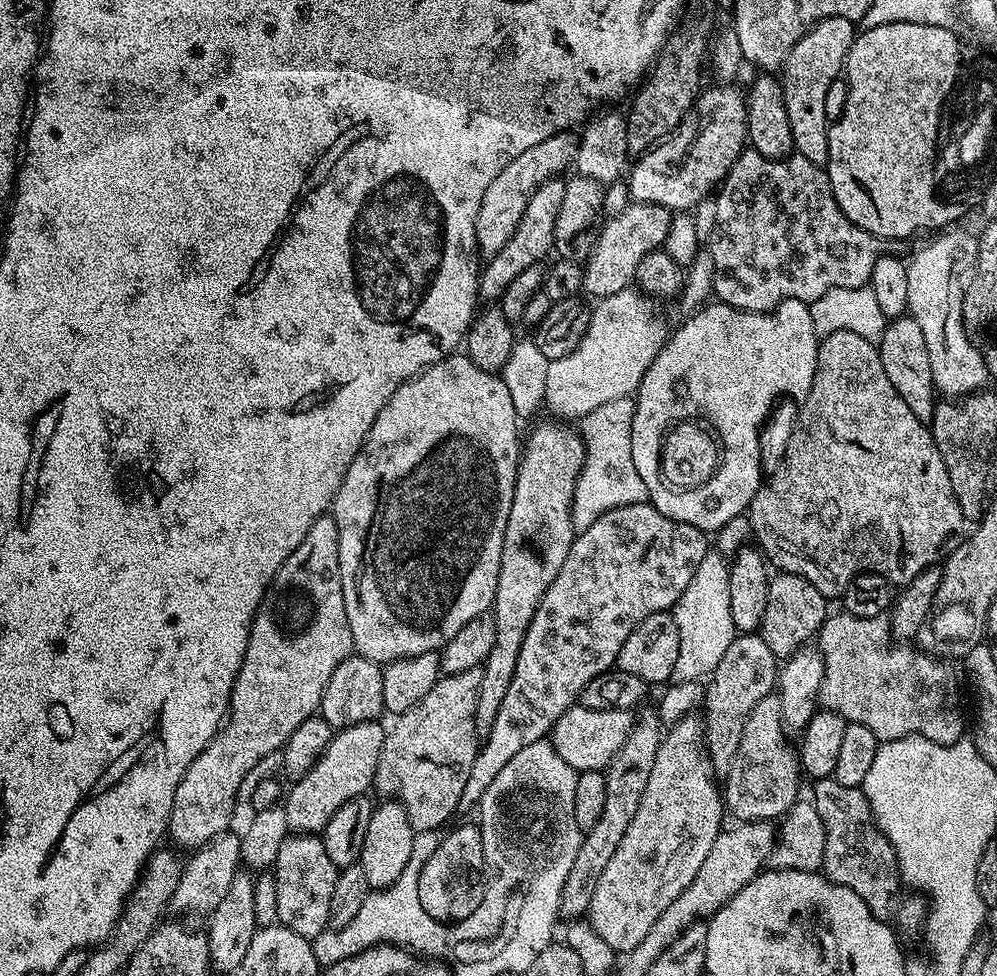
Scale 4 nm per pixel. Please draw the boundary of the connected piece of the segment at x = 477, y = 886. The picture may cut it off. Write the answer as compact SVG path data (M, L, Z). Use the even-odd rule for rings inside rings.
M472 824L456 828L436 849L427 853L418 878L418 902L430 918L455 922L470 918L484 900L486 861L482 846L482 831Z

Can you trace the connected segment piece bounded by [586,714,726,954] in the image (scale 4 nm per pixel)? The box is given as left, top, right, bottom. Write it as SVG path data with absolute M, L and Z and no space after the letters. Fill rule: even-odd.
M696 714L682 718L678 723L671 725L671 727L663 733L660 745L658 746L658 754L654 758L654 766L650 770L650 778L646 782L646 790L642 790L642 802L638 802L638 814L634 814L630 826L626 826L626 834L622 837L622 843L619 844L618 850L614 850L614 858L610 858L610 863L606 865L606 870L602 870L602 878L598 878L598 886L594 890L594 898L590 902L586 913L586 919L592 923L594 930L598 930L599 936L606 941L617 954L627 954L638 946L642 938L650 933L650 928L654 922L659 920L663 911L682 894L684 888L690 886L690 882L694 880L694 876L697 874L699 867L702 866L702 862L705 861L706 854L710 852L715 838L718 837L722 831L723 820L726 820L726 805L722 799L721 789L715 782L717 783L704 751L703 719Z

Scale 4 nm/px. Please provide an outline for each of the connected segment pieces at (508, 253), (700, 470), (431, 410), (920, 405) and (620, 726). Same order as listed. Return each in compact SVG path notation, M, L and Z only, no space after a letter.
M553 178L545 184L540 184L538 190L526 204L526 210L522 214L522 222L514 230L512 237L483 265L480 274L480 291L479 295L484 296L492 302L499 301L500 296L526 270L526 266L534 266L541 263L545 258L544 255L553 251L556 239L554 238L554 224L558 222L558 210L562 206L562 198L566 195L566 183L563 179Z
M783 300L778 307L771 312L743 312L740 308L732 308L728 304L708 302L699 310L687 317L688 321L669 335L664 341L664 346L654 358L650 370L642 378L640 387L634 393L636 410L632 423L632 437L630 438L630 450L634 454L634 467L638 470L642 482L646 482L648 500L666 518L674 518L678 522L686 522L706 534L715 534L730 522L735 516L743 516L752 503L754 494L762 483L762 471L760 472L760 427L772 408L772 403L779 396L807 396L810 386L814 382L814 370L816 359L820 349L818 337L814 330L814 322L810 318L810 307L803 300Z
M453 354L431 364L410 378L382 406L374 426L366 434L358 454L350 462L346 474L330 505L330 514L338 526L338 566L342 578L342 602L346 606L346 622L350 622L355 655L365 656L375 664L386 665L398 658L414 658L418 654L439 652L466 626L491 609L498 590L498 570L502 566L502 538L506 538L506 522L514 502L514 486L520 465L522 432L516 425L518 415L511 401L506 382L500 374L474 366L467 354Z
M907 314L889 319L884 326L884 333L878 342L882 366L886 370L886 378L898 390L898 395L919 420L931 421L938 403L936 383L930 370L930 353L926 350L926 338L922 334L918 322Z
M573 706L558 718L552 727L550 742L560 758L576 773L604 772L608 763L622 750L629 730L632 729L634 716L631 711L622 710L590 710Z

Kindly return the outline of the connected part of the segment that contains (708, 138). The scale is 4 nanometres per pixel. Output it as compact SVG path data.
M736 86L716 87L720 88L705 87L696 97L696 102L689 110L684 123L676 129L675 133L649 148L637 159L640 160L637 164L635 161L631 165L626 179L633 201L657 204L669 210L692 210L701 199L715 193L724 183L730 166L734 166L734 162L746 147L748 110L746 96L741 89L739 92L738 89L732 88Z

